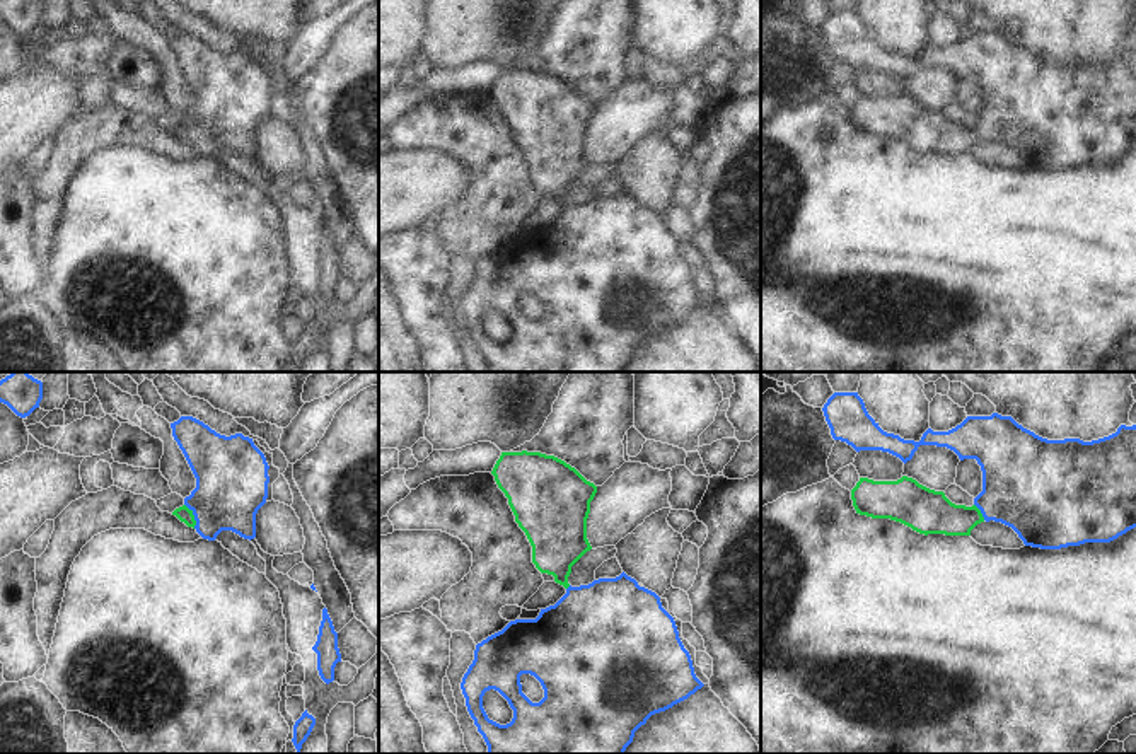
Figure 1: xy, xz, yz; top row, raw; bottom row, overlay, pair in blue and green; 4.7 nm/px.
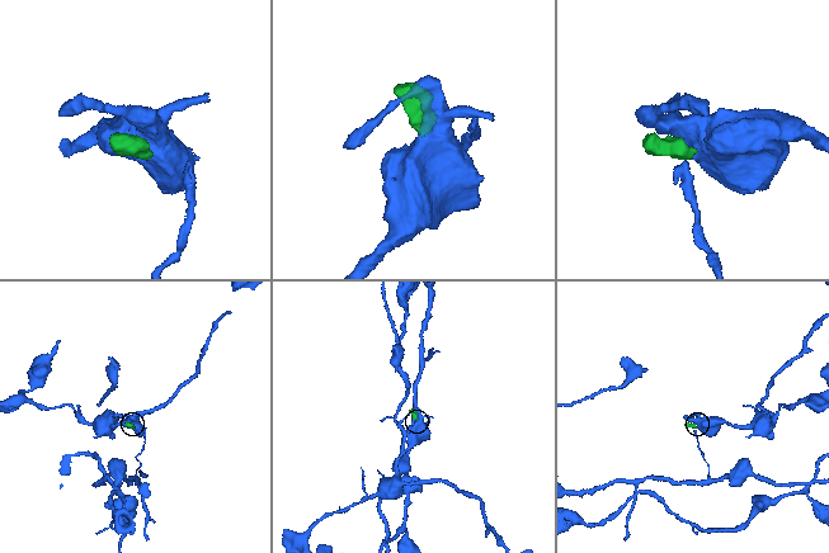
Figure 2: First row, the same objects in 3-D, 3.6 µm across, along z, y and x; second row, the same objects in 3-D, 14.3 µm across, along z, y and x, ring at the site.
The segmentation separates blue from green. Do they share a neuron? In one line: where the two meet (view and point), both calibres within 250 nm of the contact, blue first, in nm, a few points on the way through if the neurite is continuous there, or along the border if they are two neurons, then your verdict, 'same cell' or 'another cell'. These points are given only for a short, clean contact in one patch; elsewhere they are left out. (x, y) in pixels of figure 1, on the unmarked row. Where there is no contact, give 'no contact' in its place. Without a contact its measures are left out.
meets blue in xy at (193, 132); 340 nm thick on the blue side, 70 nm on the other; runs through xy (232, 96), (193, 132), (183, 132); same cell

